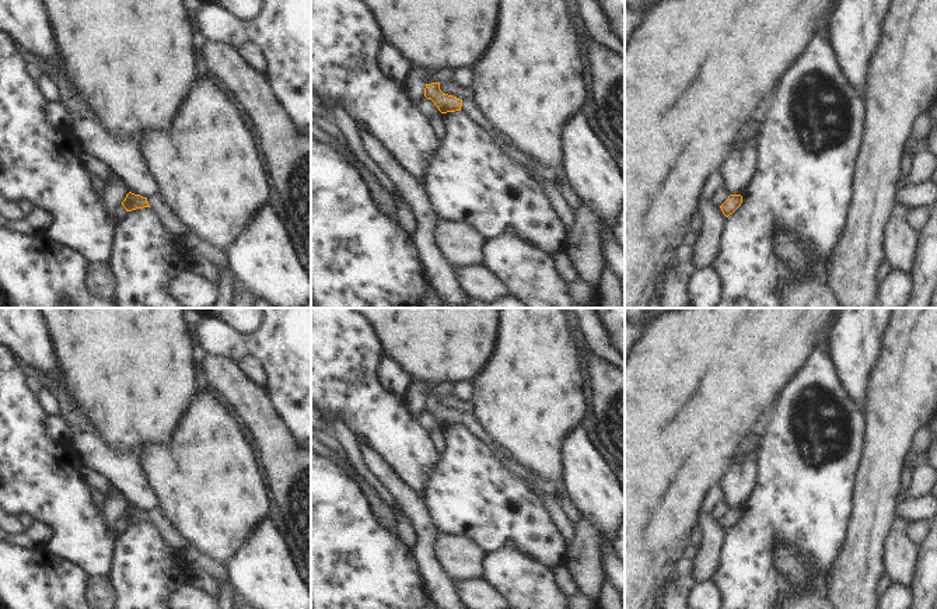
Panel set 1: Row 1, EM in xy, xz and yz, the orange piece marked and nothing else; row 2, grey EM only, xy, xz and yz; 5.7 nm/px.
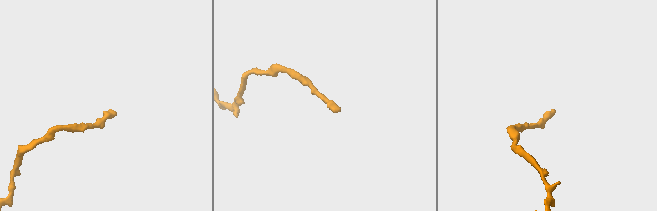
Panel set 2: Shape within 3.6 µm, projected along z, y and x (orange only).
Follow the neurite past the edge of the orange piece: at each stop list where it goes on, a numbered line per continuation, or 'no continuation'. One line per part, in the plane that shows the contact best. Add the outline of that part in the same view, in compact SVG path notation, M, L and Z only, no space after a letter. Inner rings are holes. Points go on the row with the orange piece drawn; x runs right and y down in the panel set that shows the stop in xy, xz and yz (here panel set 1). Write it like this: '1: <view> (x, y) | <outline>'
1: xy (167, 219) | M158 192L148 196L147 202L150 204L150 210L155 214L160 225L169 235L182 238L190 234L189 228L178 220L178 217L171 211Z

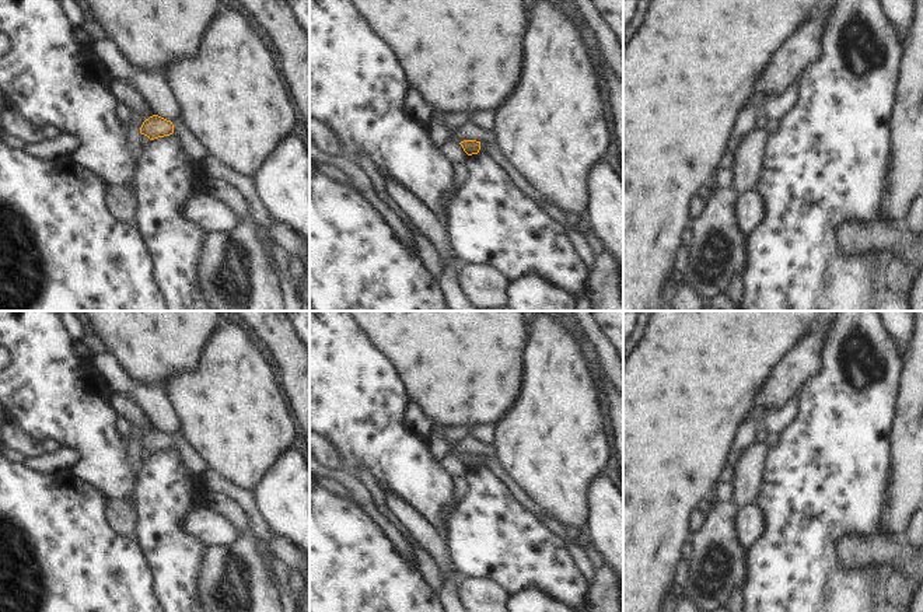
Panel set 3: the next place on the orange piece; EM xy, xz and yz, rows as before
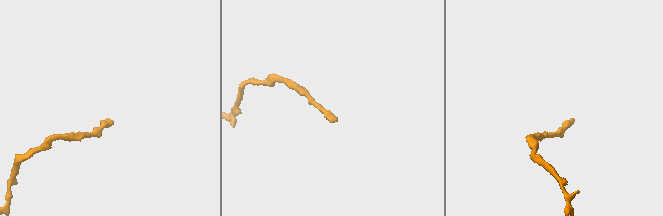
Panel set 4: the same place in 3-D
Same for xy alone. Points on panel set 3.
1: xy (189, 144) | M179 116L171 122L174 125L172 134L178 139L182 153L196 164L203 161L209 154L202 143L192 134Z

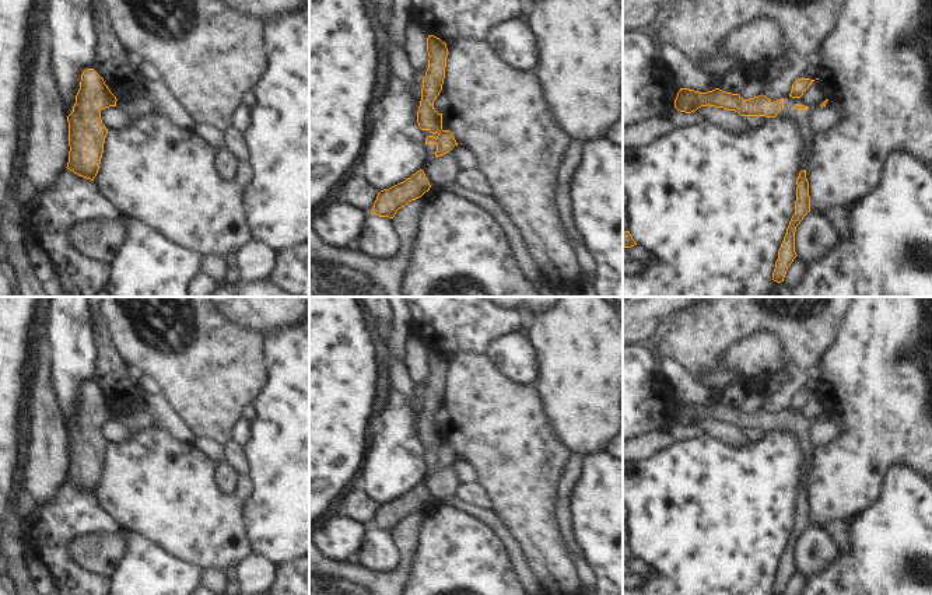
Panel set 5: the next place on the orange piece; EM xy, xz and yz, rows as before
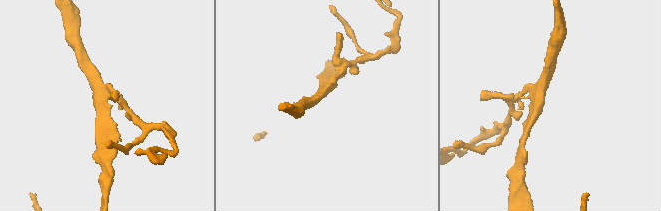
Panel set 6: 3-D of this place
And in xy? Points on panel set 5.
1: xy (139, 104) | M141 91L134 92L129 102L118 99L116 108L126 112L130 118L151 112L151 104Z

